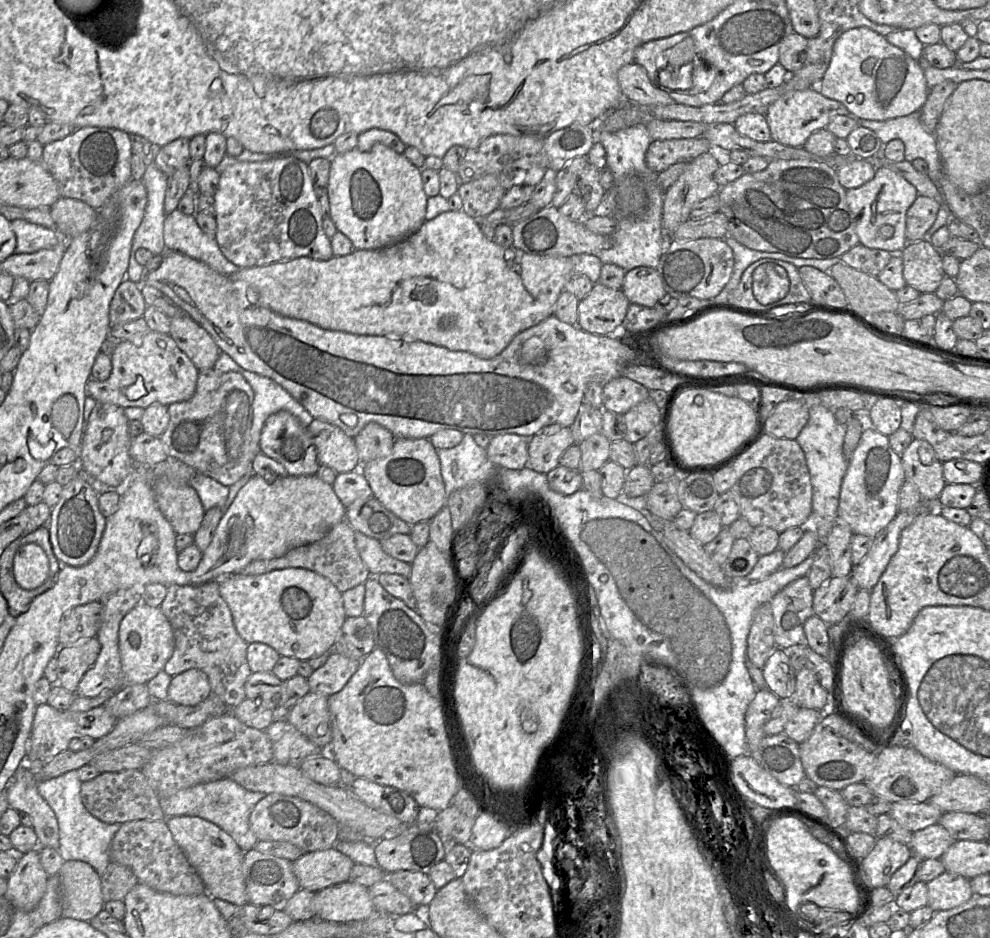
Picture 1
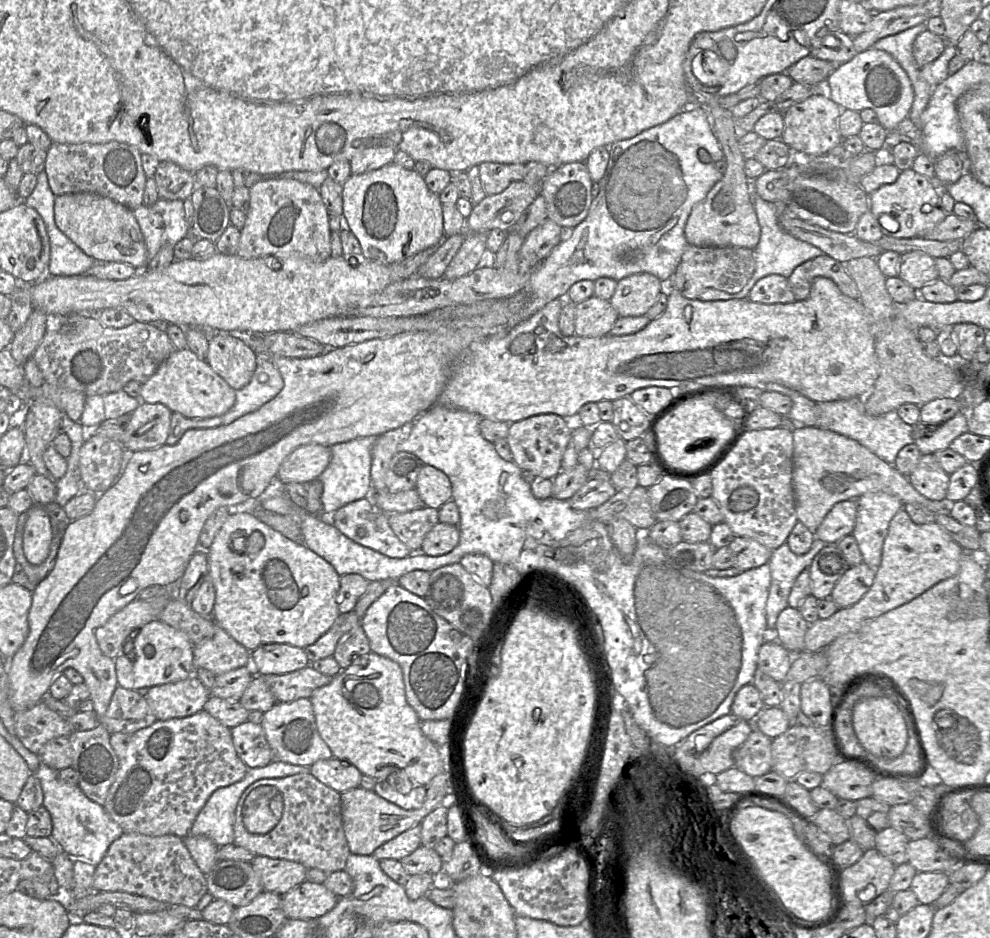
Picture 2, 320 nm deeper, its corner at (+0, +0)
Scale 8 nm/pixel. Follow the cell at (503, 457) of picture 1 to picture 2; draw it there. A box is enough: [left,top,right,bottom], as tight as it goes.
[506,413,573,479]

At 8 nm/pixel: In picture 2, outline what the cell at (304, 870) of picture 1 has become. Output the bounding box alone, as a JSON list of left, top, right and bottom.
[250,856,307,896]

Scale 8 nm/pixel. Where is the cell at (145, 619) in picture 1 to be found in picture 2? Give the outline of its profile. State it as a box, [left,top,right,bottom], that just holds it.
[114,620,195,690]

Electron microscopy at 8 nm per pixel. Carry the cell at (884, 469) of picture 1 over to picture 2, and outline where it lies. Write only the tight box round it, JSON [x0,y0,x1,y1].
[851,492,904,569]

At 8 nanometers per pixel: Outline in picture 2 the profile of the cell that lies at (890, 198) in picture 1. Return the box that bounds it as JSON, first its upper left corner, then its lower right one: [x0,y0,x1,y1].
[869,168,947,238]

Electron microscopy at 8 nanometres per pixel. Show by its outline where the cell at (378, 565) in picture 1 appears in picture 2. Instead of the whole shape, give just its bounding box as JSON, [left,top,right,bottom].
[330,496,412,558]

